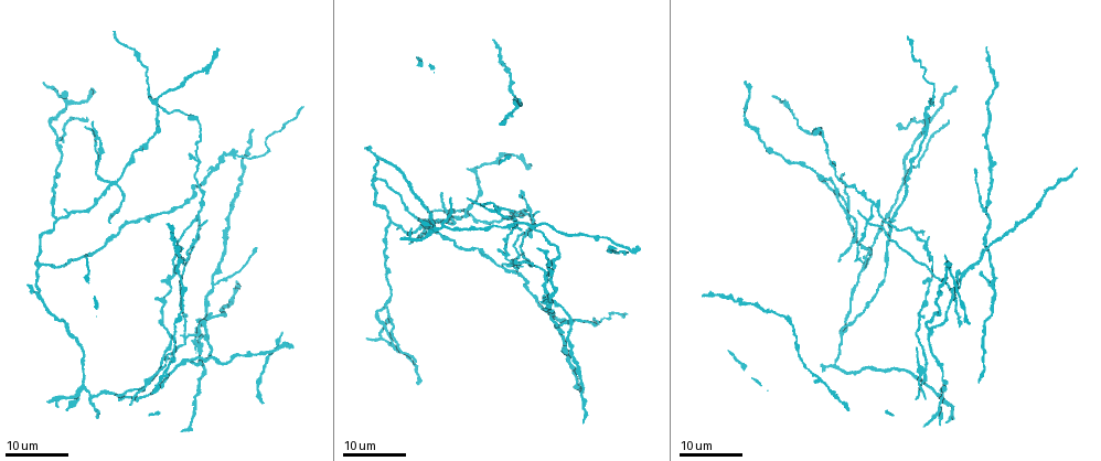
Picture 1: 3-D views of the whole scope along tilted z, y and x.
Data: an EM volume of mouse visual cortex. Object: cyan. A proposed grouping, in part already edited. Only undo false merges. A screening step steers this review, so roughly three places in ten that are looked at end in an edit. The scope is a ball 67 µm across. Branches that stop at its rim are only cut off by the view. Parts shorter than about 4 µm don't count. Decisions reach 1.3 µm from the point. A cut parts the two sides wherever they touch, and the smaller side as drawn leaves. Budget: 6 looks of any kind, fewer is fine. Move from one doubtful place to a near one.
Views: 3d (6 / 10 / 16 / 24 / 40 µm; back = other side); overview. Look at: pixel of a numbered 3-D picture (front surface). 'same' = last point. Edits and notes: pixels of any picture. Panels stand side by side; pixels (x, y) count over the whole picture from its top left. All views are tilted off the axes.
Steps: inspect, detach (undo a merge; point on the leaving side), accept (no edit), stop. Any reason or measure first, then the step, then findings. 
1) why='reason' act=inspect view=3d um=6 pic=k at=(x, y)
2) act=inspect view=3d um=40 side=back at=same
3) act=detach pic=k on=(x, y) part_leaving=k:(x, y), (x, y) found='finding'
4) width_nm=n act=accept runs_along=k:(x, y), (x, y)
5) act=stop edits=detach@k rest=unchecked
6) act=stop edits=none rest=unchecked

why='side arm on a straight run' act=inspect view=3d um=24 pic=1 at=(545, 278)

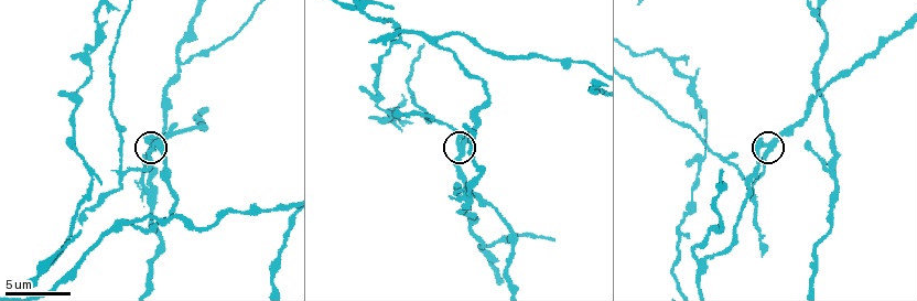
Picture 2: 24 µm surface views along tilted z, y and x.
act=inspect view=3d um=10 pic=2 at=(766, 146)

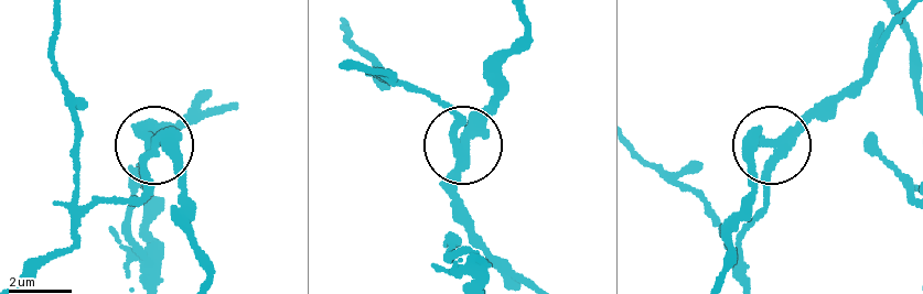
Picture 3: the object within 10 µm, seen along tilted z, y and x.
side_arm_um=44 act=detach pic=3 on=(149, 173) part_leaving=3:(149, 152), (136, 198), (77, 196), (77, 121), (52, 15) found='two cells meet here'

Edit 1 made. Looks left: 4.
act=inspect view=overview

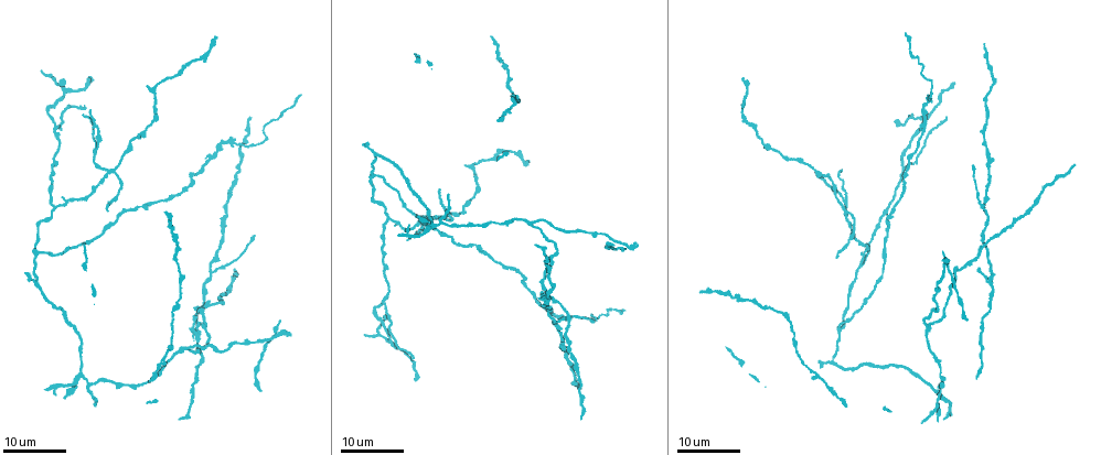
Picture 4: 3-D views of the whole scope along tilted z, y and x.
act=inspect view=3d um=16 pic=4 at=(112, 383)

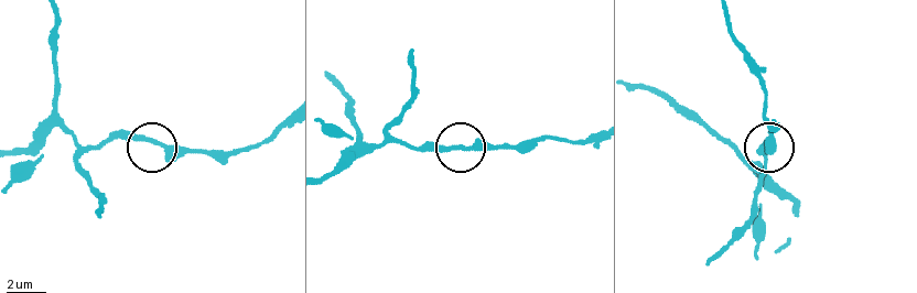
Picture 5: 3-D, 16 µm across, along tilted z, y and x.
why='closer look' act=inspect view=3d um=6 pic=5 at=(151, 140)

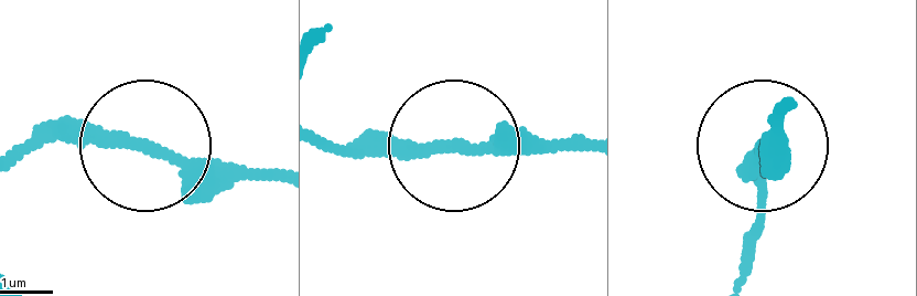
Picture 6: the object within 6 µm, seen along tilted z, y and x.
act=accept runs_along=6:(280, 166), (44, 134), (17, 145) found='all the same cell'

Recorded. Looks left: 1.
act=inspect view=3d um=6 pic=2 at=(437, 36)

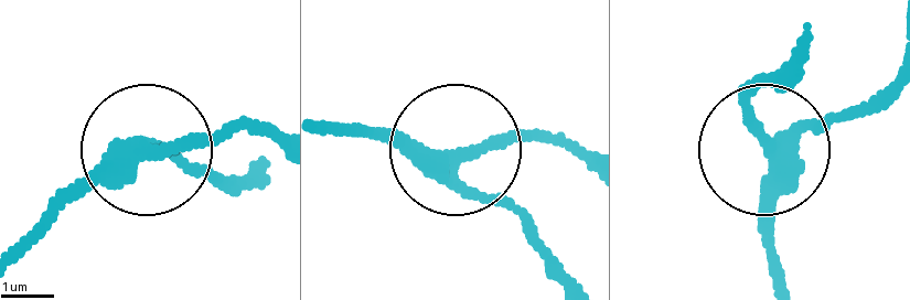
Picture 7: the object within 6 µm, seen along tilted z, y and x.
width_nm=290 act=accept runs_along=7:(888, 86), (763, 148), (747, 103), (759, 88) found='continuous, no second cell'

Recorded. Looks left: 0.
act=stop edits=detach@3 rest=unchecked

